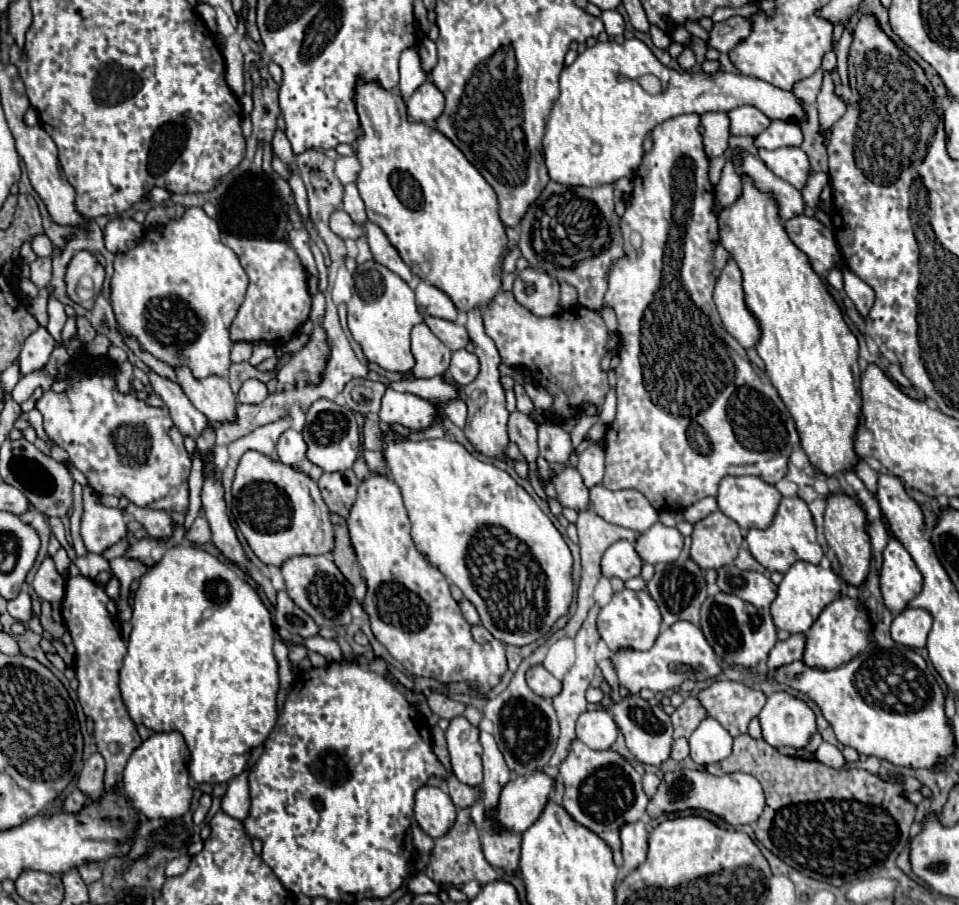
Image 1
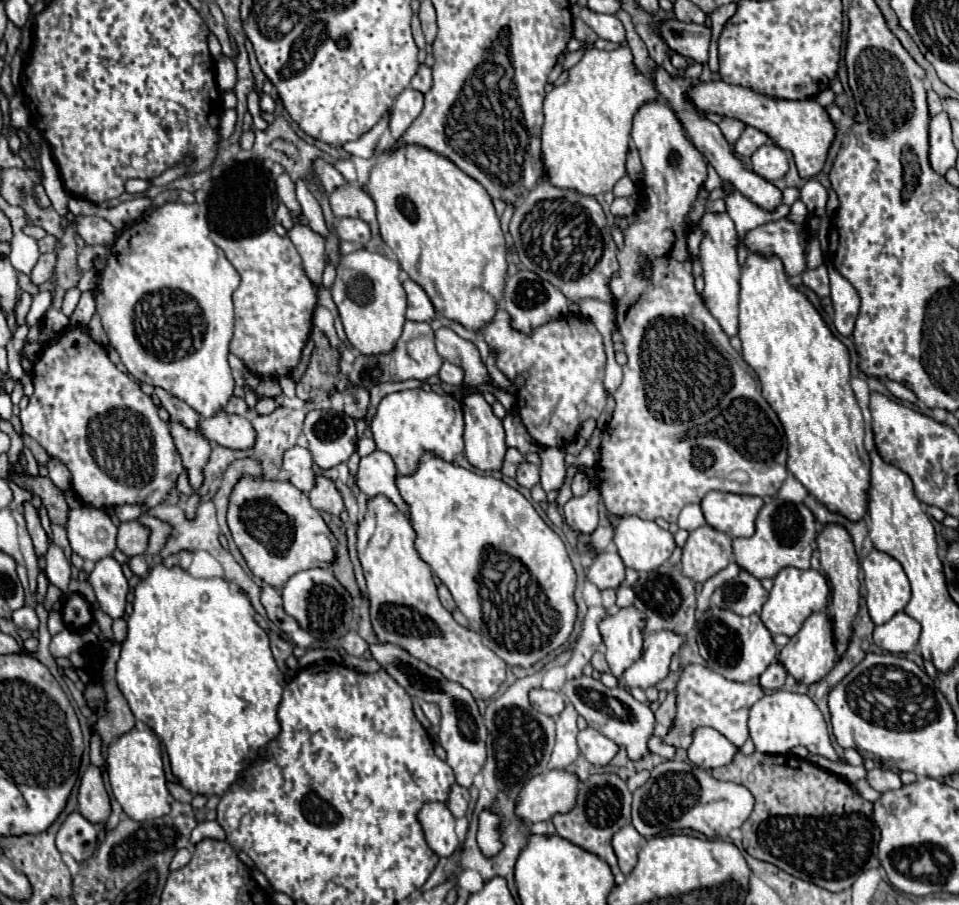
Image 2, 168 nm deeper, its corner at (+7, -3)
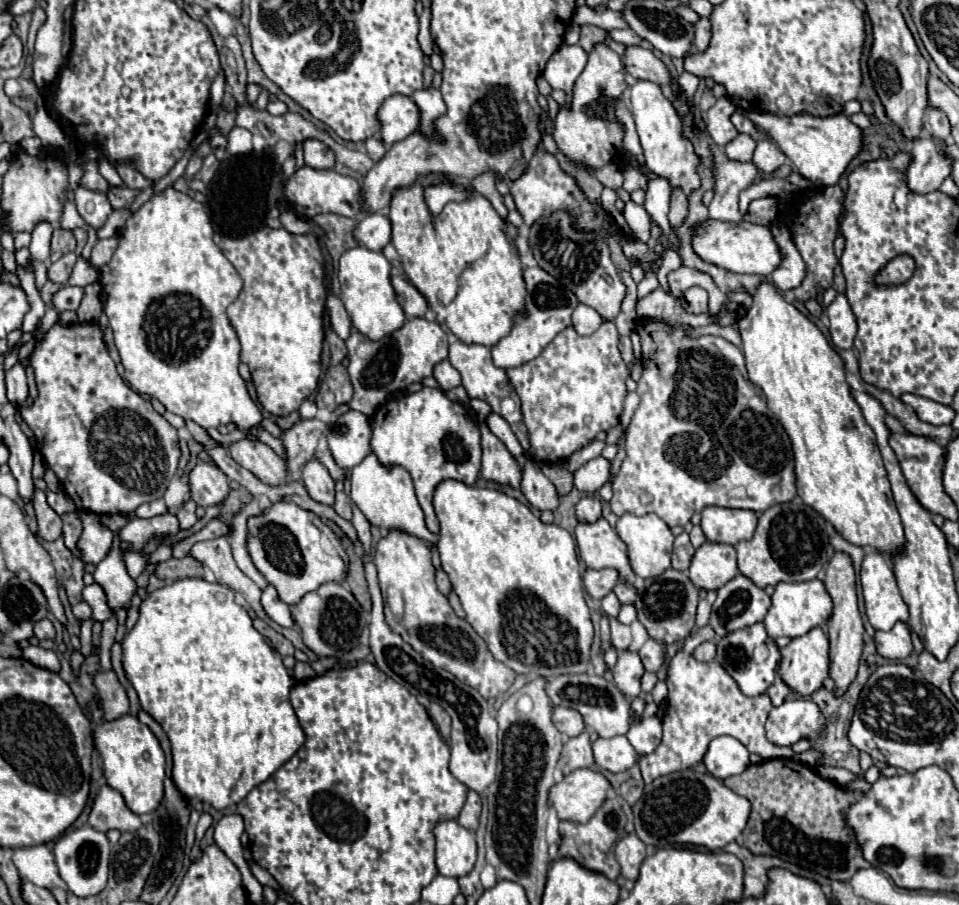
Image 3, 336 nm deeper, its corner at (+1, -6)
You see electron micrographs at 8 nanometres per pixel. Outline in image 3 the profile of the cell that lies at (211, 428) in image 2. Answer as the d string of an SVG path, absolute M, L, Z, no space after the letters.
M242 438L238 442L226 444L228 454L246 470L250 470L264 484L280 484L286 476L284 460L264 442Z

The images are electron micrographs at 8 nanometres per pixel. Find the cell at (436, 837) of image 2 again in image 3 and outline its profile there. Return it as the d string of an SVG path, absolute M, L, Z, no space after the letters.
M440 820L434 828L436 836L436 866L444 876L464 876L476 862L474 834L462 828L456 820Z

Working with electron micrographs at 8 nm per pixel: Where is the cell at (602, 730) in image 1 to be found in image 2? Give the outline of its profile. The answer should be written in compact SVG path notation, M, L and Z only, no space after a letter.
M590 727L578 733L578 747L584 753L584 757L596 767L606 767L620 749L614 741L610 741L608 737L602 737L596 729L590 729Z

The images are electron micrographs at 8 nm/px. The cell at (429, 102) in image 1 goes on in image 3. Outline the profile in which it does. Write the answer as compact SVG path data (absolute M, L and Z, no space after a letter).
M390 96L378 110L382 122L382 142L386 146L404 140L420 124L420 110L410 96Z

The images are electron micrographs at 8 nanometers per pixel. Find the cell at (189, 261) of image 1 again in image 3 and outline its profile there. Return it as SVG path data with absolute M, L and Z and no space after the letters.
M170 186L162 194L152 196L130 216L118 236L118 250L100 270L104 312L114 332L126 380L136 392L158 398L166 410L184 420L194 420L206 430L230 422L238 428L252 428L260 424L262 414L250 400L238 372L240 340L226 314L242 290L242 280L222 250L212 242L212 234L214 230L206 208L188 194L176 192Z

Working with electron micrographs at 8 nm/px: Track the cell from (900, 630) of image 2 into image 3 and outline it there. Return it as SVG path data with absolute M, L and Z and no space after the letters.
M896 622L888 632L876 632L876 650L888 660L902 660L906 658L914 646L910 636L910 626L906 622Z

